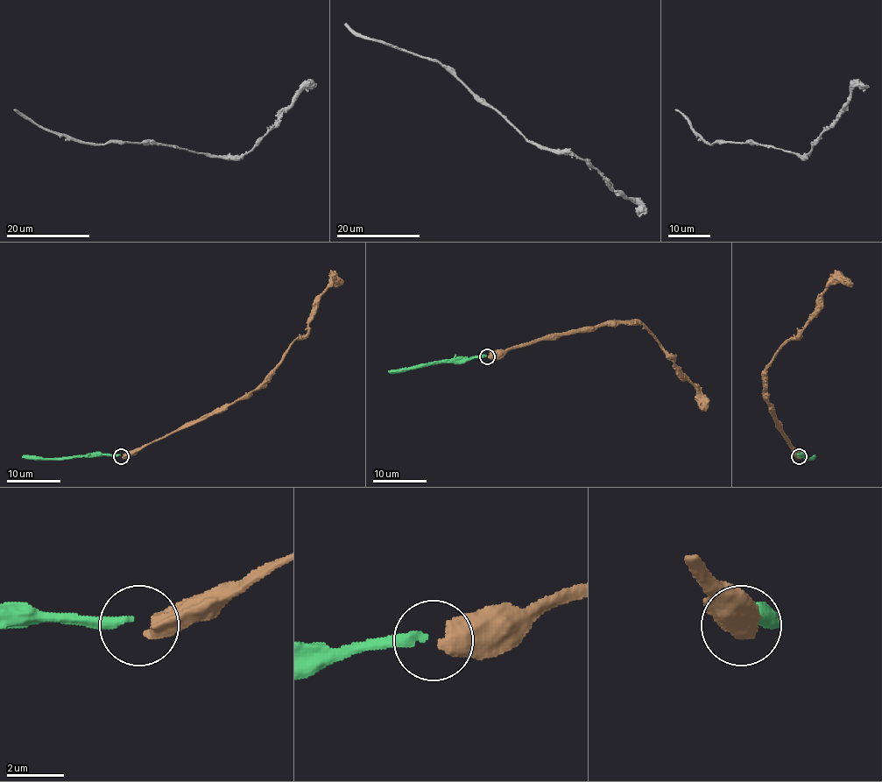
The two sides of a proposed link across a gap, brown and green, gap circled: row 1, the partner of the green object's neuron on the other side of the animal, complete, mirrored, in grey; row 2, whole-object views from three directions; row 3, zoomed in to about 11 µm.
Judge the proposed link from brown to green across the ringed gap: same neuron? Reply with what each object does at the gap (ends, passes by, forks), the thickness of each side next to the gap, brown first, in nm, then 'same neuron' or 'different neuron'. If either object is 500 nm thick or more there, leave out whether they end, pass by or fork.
700/320 nm | same neuron

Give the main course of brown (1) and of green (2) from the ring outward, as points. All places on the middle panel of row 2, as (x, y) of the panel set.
1: (489, 356), (539, 339), (590, 331), (603, 325), (640, 323), (673, 358), (697, 390), (699, 404), (706, 411)
2: (486, 355), (433, 361), (388, 371)

